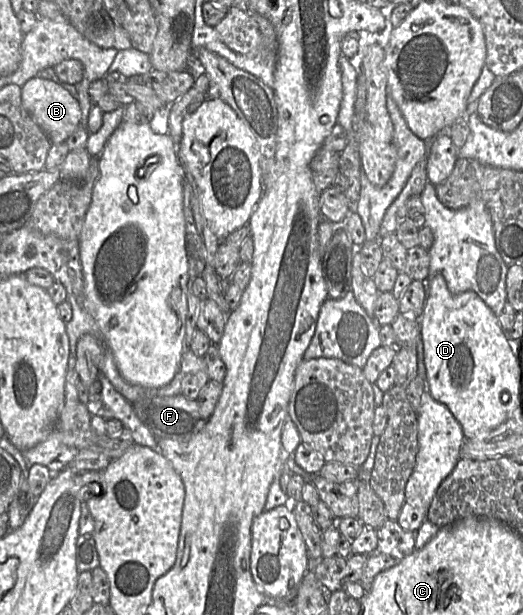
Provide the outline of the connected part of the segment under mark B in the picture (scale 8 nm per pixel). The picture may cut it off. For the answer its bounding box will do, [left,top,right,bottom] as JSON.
[22,77,81,144]

